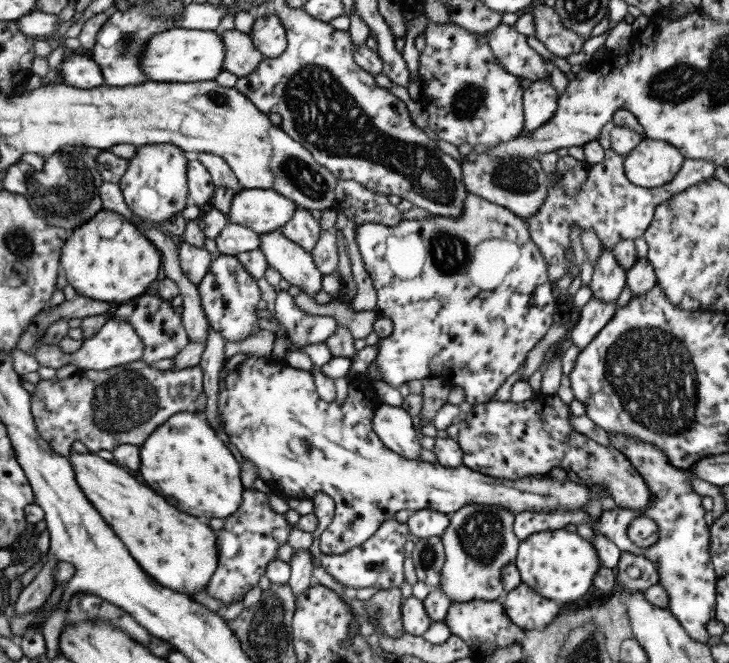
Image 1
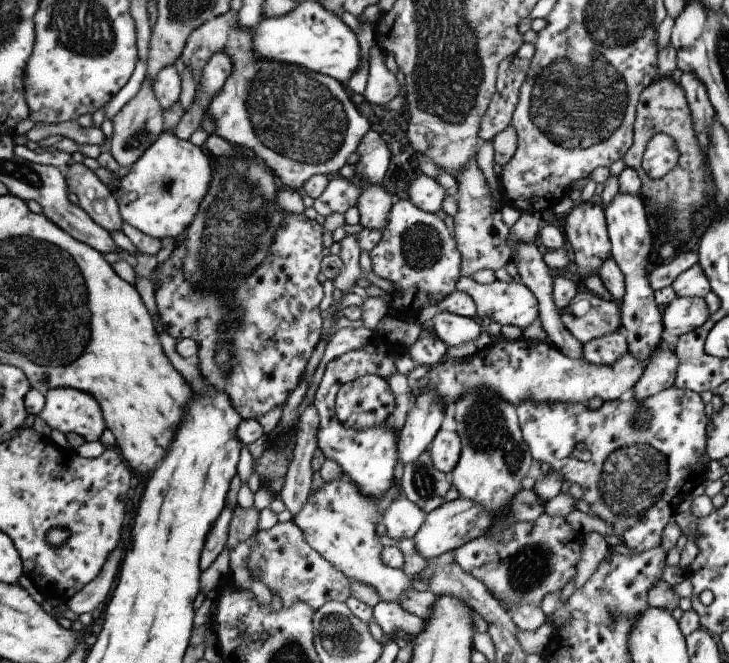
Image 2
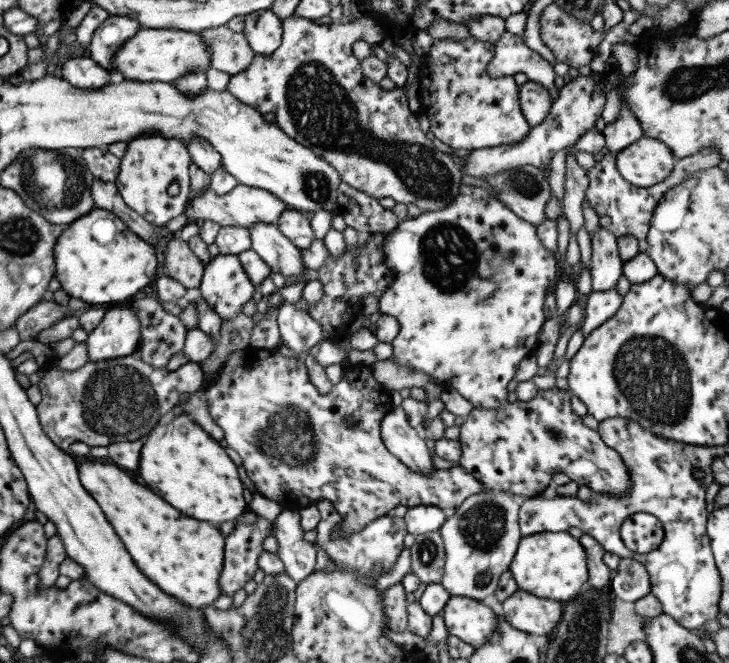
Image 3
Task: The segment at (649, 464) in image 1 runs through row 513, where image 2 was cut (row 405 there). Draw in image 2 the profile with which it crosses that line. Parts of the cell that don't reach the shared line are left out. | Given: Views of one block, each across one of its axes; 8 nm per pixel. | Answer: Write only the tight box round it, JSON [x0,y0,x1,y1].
[515,386,710,553]

